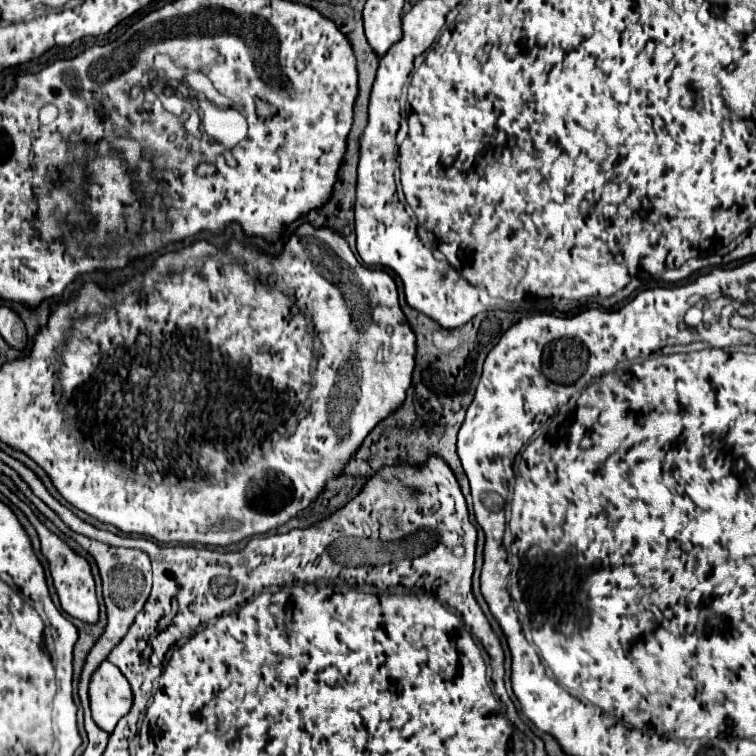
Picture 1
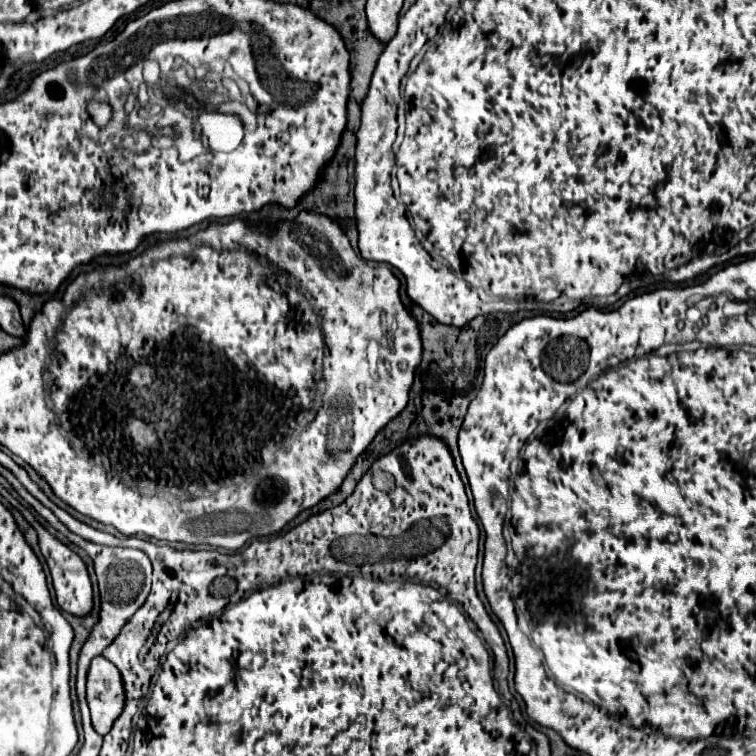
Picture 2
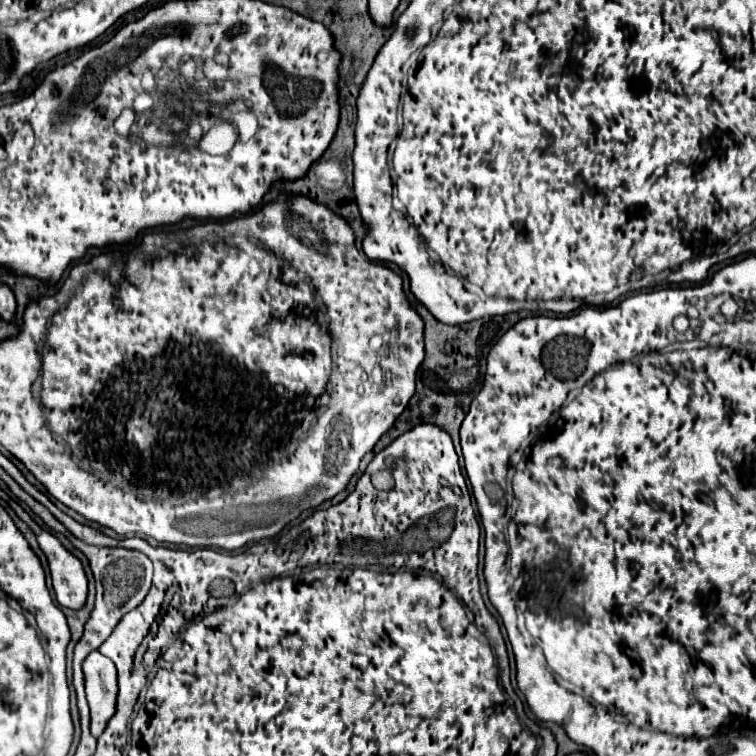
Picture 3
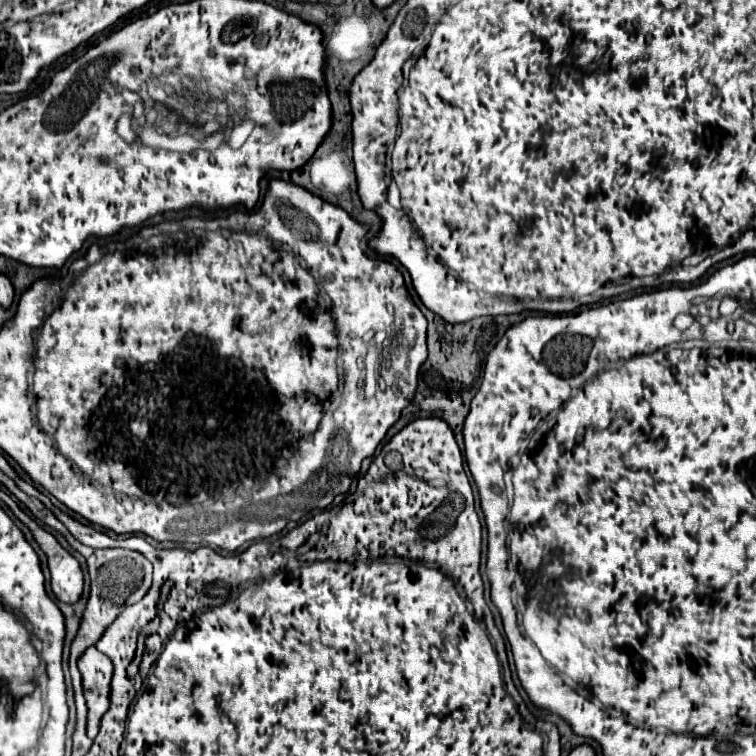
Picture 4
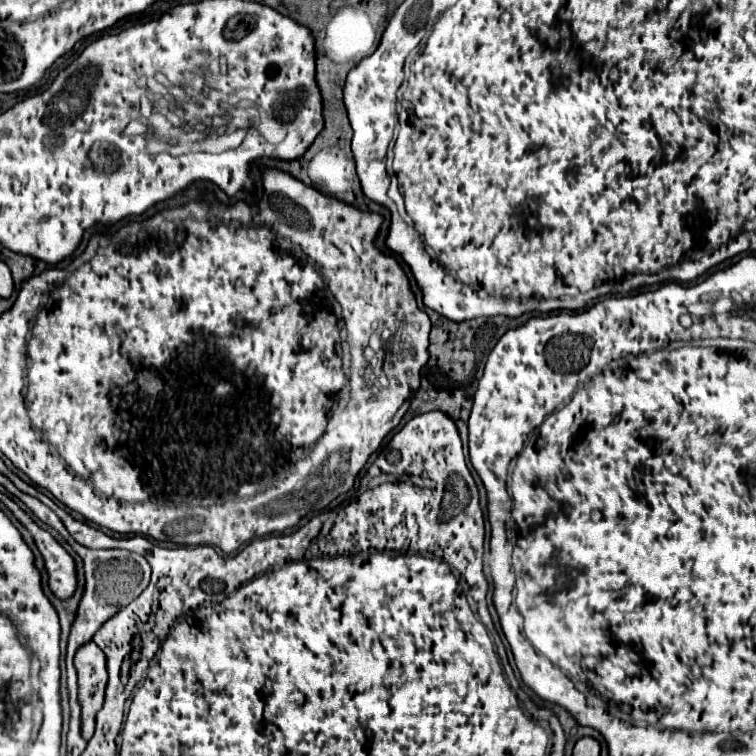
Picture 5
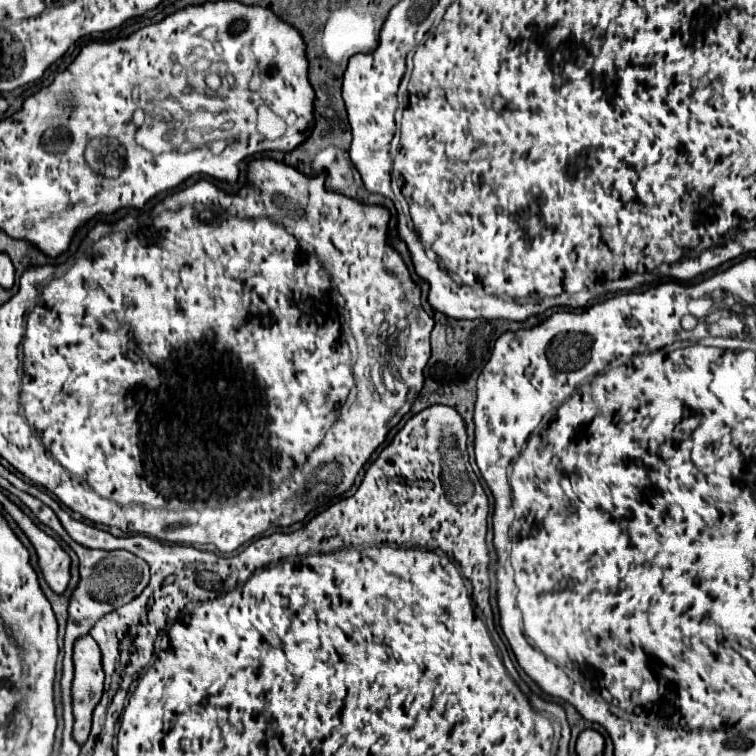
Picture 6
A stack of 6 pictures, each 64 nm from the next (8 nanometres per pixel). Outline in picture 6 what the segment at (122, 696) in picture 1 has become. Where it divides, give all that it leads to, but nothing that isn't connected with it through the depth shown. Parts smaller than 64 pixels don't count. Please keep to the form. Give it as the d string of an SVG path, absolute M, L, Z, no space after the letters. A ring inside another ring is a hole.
M82 636L74 646L74 680L72 680L72 712L74 730L72 738L84 744L92 724L92 712L104 690L104 670L100 648L94 638Z

